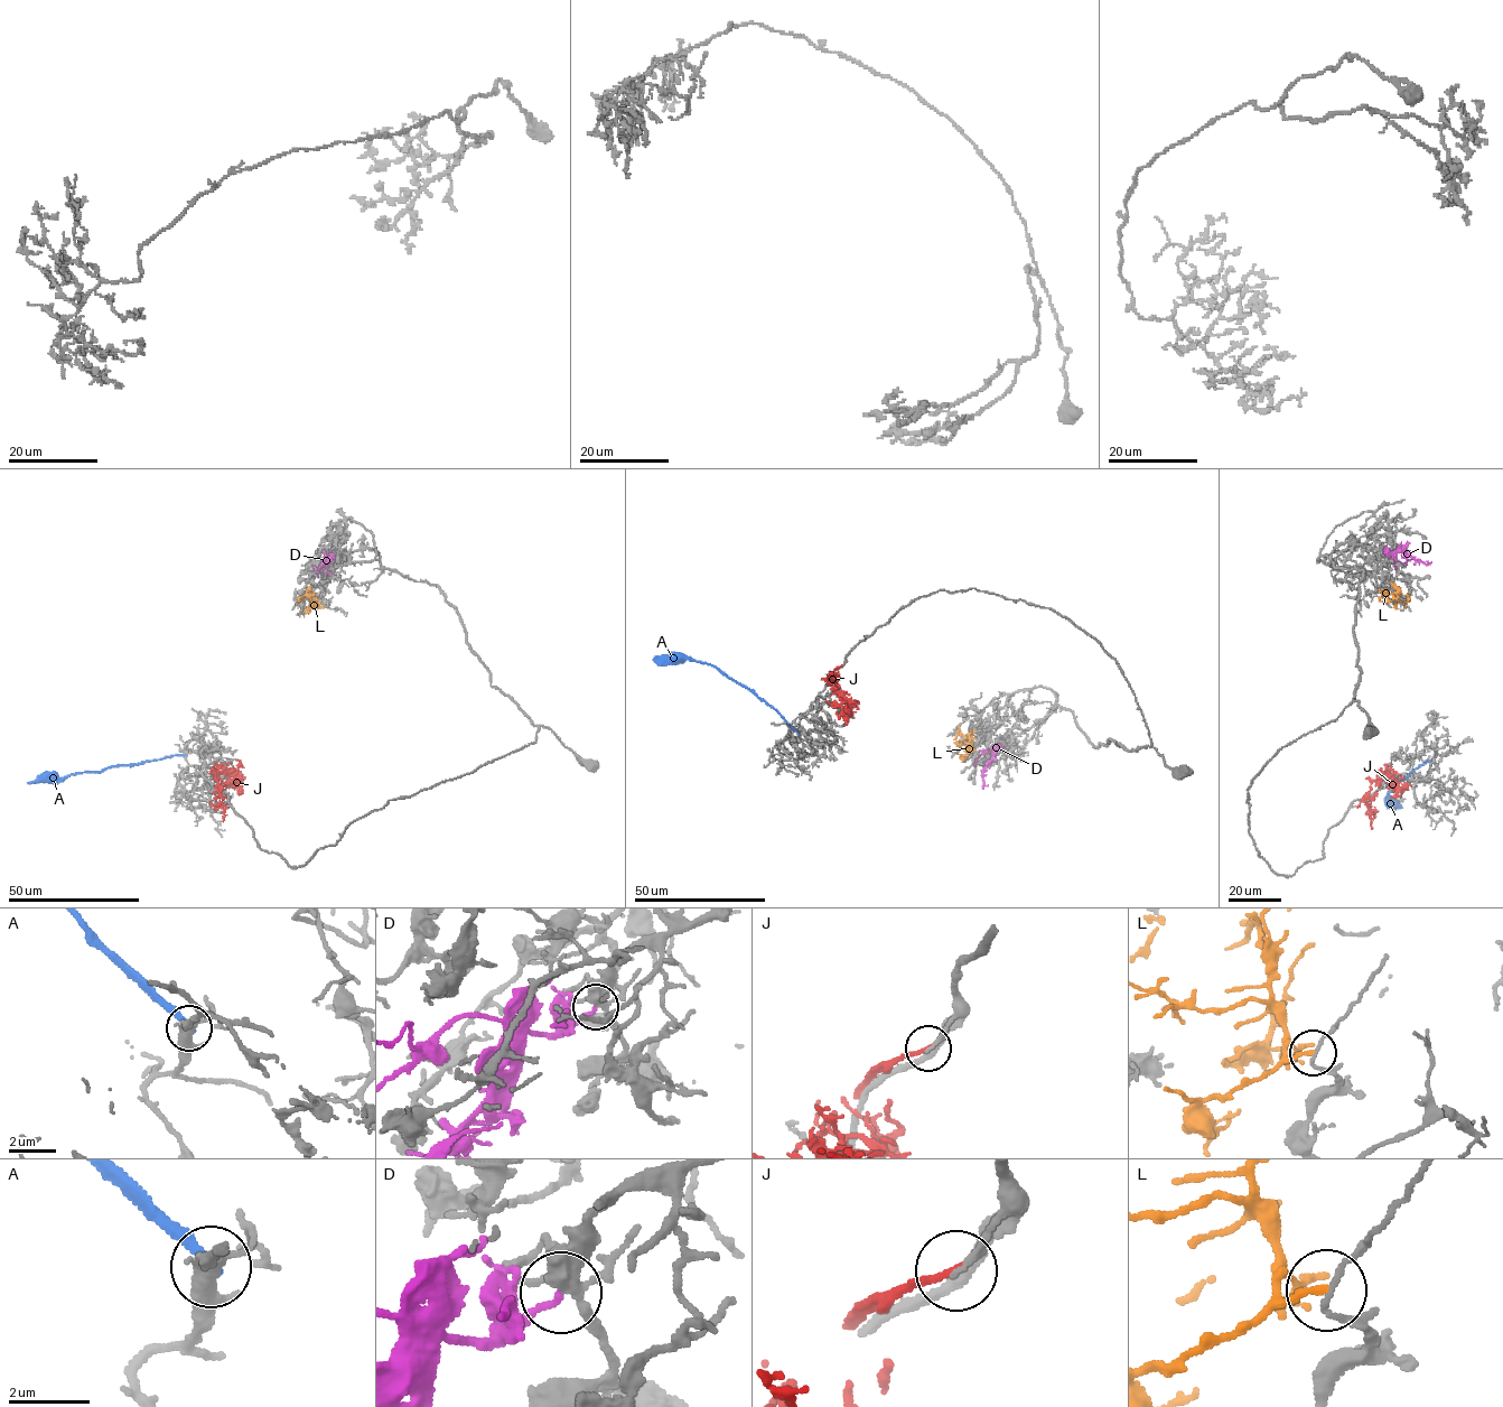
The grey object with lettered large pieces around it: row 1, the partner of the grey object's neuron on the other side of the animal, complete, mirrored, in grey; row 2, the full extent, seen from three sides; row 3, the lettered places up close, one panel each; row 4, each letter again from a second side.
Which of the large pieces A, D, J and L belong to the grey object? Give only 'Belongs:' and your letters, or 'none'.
Belongs: D

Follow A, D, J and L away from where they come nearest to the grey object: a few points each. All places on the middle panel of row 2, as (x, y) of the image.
A: (799, 734), (773, 708), (713, 665), (690, 660), (652, 659)
D: (1004, 746), (996, 749), (986, 765), (982, 789)
J: (842, 665), (834, 671), (834, 689), (848, 704), (849, 711), (825, 700)
L: (974, 749), (968, 735), (959, 734), (954, 739)

